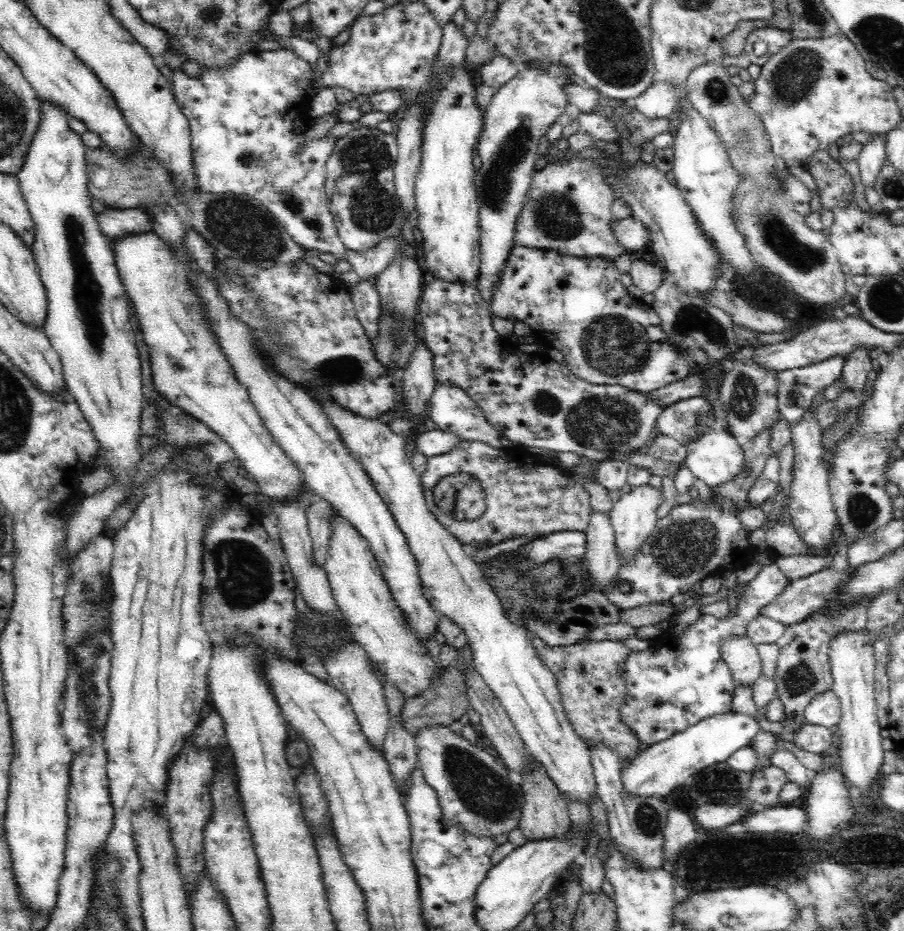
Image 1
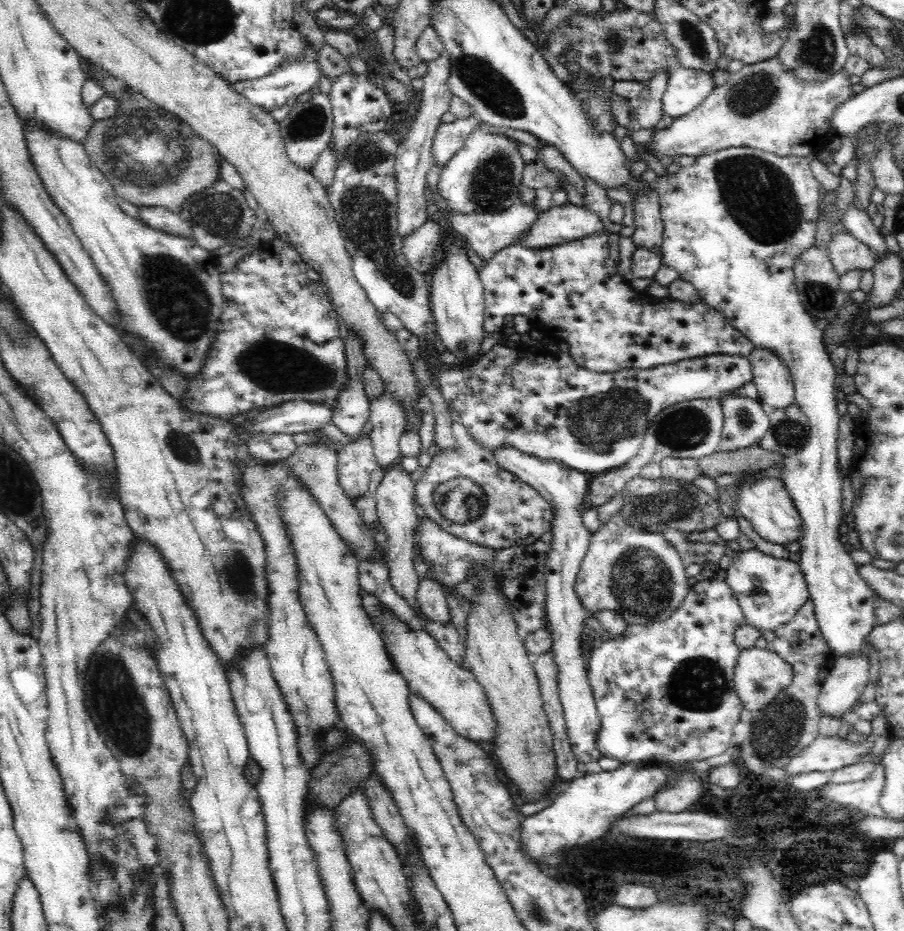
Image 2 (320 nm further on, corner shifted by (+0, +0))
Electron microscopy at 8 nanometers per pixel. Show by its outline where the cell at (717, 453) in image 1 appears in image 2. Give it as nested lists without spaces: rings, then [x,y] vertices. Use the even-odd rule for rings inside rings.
[[[763,478],[745,484],[739,491],[737,505],[740,516],[749,520],[764,540],[784,547],[799,540],[803,520],[782,480]]]

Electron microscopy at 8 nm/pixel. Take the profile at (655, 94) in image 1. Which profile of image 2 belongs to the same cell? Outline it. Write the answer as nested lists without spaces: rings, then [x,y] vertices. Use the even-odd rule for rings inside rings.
[[[682,66],[672,70],[662,98],[664,115],[676,119],[689,114],[710,96],[714,88],[713,72]]]

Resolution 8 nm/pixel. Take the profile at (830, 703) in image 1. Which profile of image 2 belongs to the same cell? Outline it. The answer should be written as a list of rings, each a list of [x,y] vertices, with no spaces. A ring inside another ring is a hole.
[[[862,652],[845,655],[835,660],[834,666],[823,682],[818,704],[822,715],[841,717],[870,685],[870,658]]]

